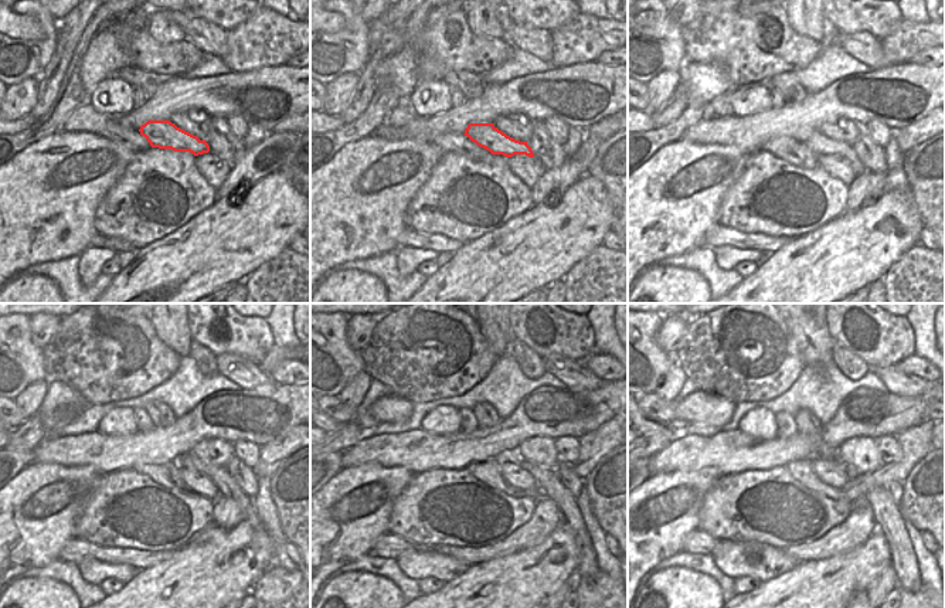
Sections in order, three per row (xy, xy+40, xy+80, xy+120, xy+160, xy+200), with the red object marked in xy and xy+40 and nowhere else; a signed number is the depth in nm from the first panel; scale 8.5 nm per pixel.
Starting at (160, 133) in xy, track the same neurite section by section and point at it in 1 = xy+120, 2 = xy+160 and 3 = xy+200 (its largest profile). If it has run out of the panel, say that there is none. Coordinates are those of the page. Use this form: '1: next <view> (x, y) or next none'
1: next xy+120 (225, 483)
2: next xy+160 (547, 483)
3: next xy+200 (889, 519)

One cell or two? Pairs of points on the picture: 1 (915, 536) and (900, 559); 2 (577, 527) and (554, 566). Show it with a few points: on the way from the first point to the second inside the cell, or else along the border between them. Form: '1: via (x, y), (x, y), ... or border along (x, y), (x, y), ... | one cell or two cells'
1: border along (903, 520), (920, 574) | two cells
2: border along (568, 527), (577, 546), (578, 567) | two cells

